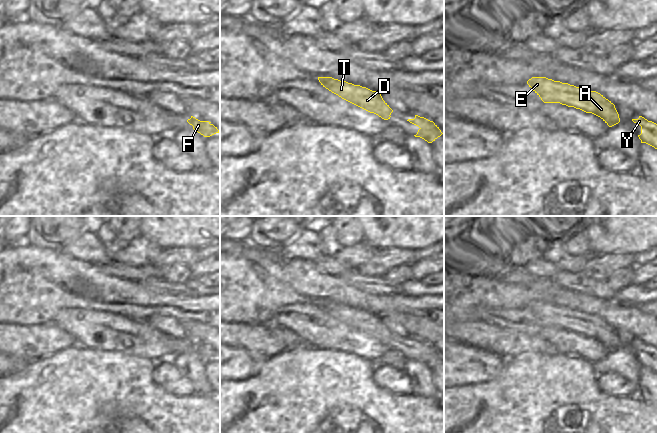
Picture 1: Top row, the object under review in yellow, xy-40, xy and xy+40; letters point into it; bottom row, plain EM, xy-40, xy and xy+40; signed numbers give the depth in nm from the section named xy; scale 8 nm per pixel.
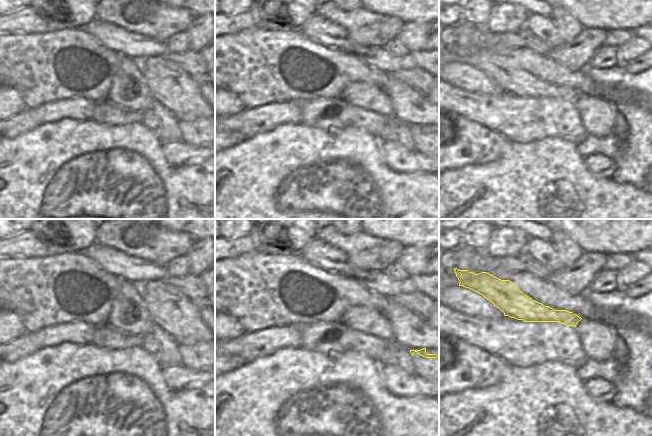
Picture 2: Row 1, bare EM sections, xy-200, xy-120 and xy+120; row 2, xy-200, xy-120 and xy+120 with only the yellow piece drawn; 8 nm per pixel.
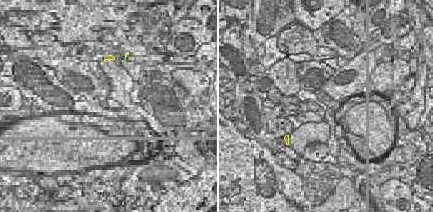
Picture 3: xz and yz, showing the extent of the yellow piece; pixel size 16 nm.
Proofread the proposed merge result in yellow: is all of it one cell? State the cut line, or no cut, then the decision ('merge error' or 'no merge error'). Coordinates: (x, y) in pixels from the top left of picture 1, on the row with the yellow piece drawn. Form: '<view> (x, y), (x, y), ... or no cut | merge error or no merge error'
no cut | no merge error

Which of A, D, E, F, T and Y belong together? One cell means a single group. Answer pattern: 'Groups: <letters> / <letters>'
Groups: A D E F T Y

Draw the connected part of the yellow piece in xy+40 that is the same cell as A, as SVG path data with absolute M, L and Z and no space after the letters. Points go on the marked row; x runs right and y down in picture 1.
M532 77L527 84L544 103L560 103L592 113L600 117L609 127L620 122L615 105L596 91L546 77Z

